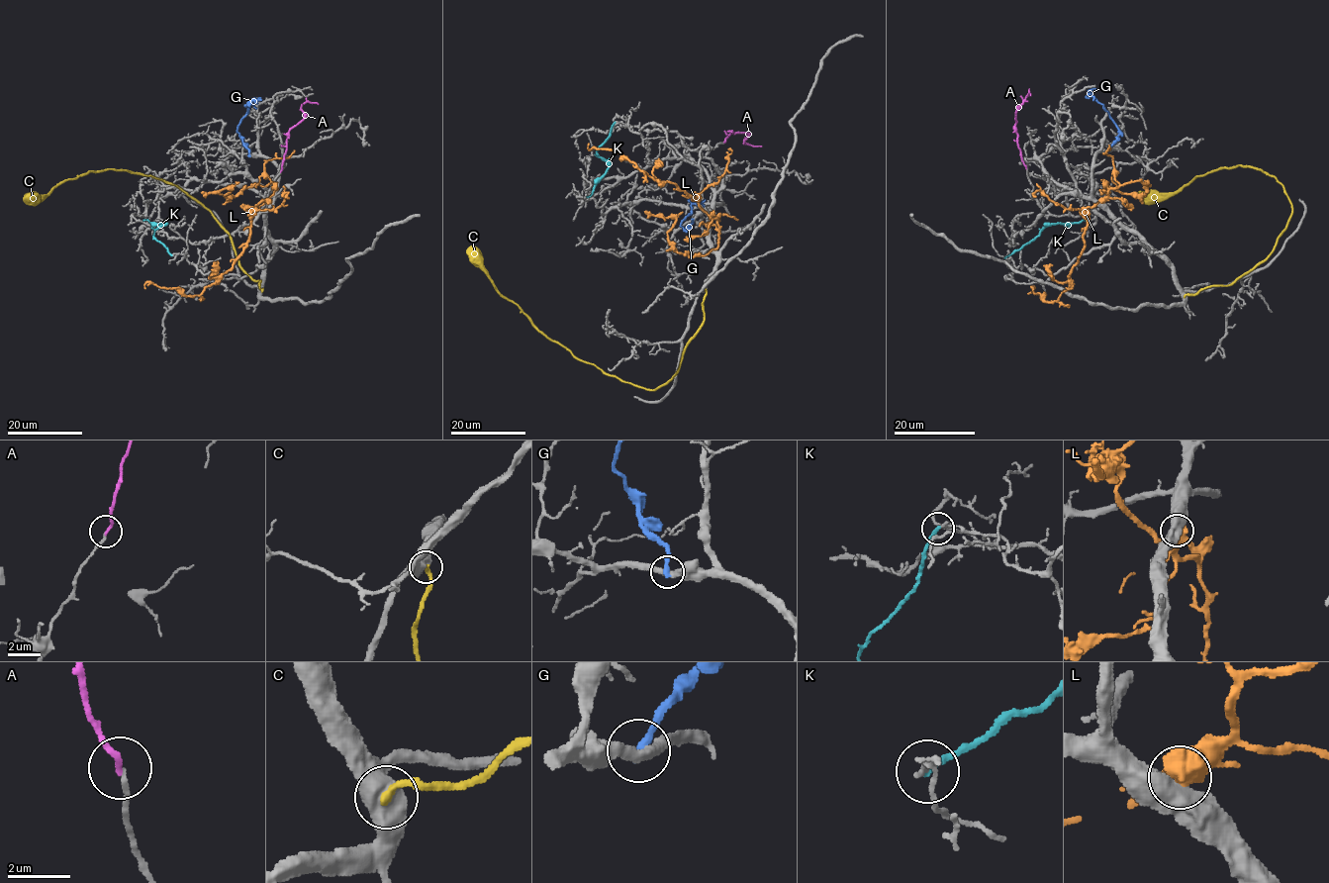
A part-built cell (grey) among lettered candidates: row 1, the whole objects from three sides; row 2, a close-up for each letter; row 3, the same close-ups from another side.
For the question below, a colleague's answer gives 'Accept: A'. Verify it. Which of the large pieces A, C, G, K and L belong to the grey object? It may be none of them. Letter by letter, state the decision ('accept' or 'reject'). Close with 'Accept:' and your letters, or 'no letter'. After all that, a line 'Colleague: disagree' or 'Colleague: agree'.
A: accept
C: reject
G: reject
K: reject
L: reject
Accept: A
Colleague: agree

